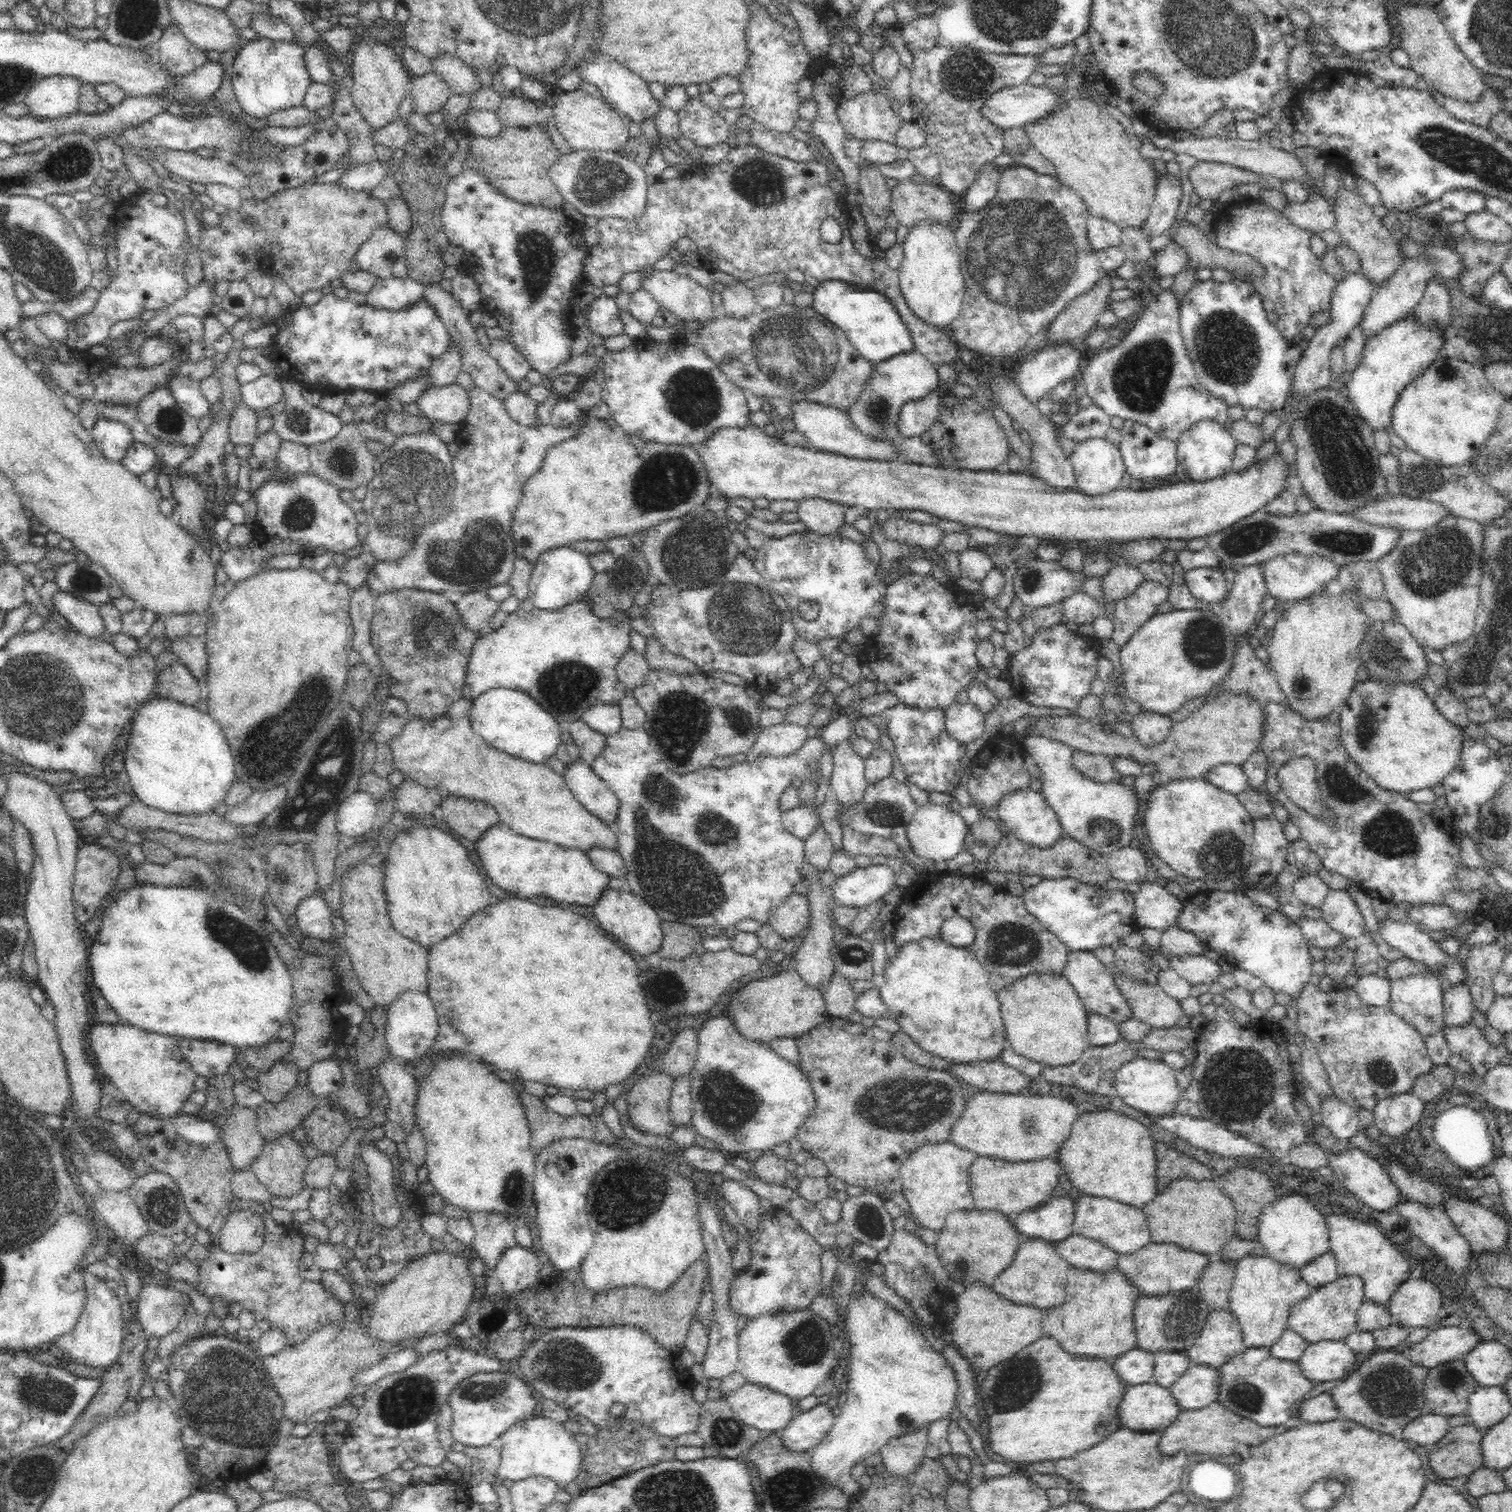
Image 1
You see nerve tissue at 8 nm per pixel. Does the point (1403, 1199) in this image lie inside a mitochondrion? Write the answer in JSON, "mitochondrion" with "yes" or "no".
{"mitochondrion":"no"}

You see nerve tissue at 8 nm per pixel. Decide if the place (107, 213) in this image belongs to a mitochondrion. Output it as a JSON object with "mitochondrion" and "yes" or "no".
{"mitochondrion":"no"}

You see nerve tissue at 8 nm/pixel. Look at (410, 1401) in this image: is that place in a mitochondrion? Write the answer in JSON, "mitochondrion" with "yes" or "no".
{"mitochondrion":"yes"}

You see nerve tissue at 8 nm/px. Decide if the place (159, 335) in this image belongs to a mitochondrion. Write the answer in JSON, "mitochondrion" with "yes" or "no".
{"mitochondrion":"no"}

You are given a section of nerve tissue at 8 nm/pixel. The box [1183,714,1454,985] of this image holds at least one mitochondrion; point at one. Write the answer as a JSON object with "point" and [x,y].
{"point":[1389,833]}

